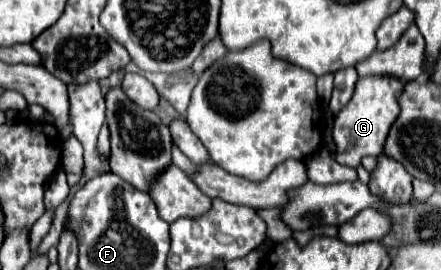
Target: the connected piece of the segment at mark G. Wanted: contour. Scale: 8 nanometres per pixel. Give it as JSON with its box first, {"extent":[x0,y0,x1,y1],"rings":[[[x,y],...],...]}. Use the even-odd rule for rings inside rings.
{"extent":[334,77,404,169],"rings":[[[364,77],[358,79],[356,89],[348,105],[334,117],[334,159],[340,165],[356,169],[366,155],[378,157],[384,147],[384,139],[388,135],[388,129],[392,121],[398,117],[398,95],[402,91],[404,83],[394,77]]]}

